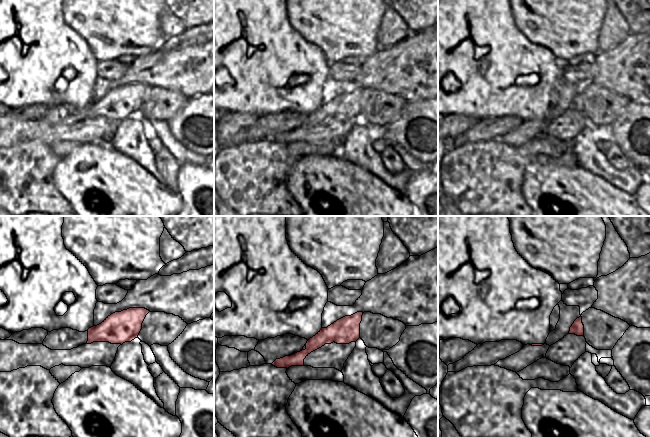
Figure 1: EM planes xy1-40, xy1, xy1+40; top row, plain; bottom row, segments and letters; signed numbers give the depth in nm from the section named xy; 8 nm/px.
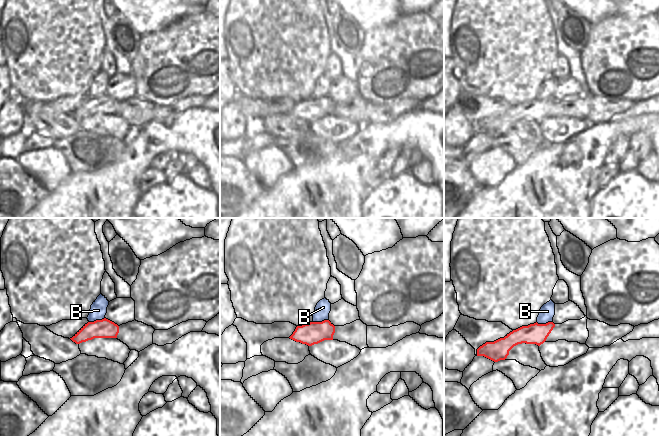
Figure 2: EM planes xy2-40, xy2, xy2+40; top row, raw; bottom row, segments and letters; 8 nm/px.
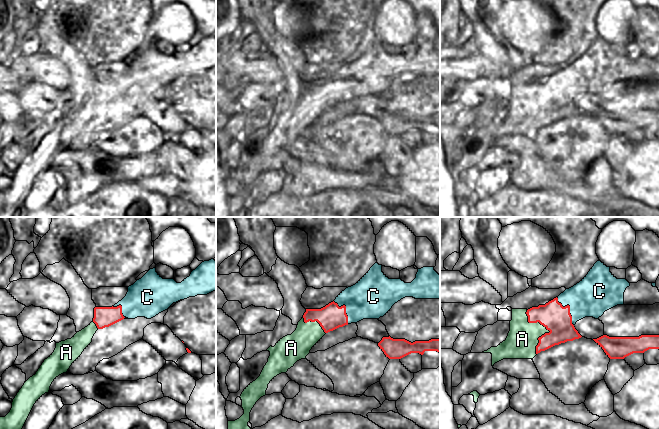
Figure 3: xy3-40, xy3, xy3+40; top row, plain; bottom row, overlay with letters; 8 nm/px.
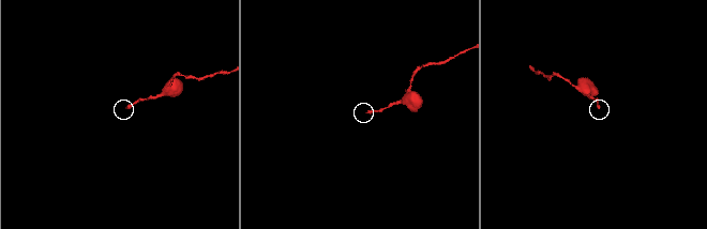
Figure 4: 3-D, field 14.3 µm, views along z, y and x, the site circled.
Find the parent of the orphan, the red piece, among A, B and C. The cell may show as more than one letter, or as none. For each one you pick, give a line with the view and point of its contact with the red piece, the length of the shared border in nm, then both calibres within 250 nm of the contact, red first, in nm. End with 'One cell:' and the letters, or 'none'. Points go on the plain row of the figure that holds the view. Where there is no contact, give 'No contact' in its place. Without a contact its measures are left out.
One cell: none

